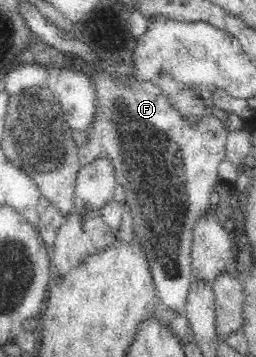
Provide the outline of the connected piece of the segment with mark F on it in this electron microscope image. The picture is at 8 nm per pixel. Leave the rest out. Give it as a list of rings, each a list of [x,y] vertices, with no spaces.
[[[102,71],[87,73],[96,91],[96,112],[92,126],[88,128],[89,141],[78,146],[80,166],[86,166],[104,155],[112,161],[117,182],[126,193],[125,205],[133,218],[134,235],[150,263],[158,305],[185,317],[186,298],[194,279],[191,255],[193,230],[198,218],[202,218],[209,208],[211,192],[219,181],[218,166],[227,160],[225,150],[229,131],[215,116],[202,116],[196,124],[188,122],[151,82],[124,82],[126,78],[104,76]]]

